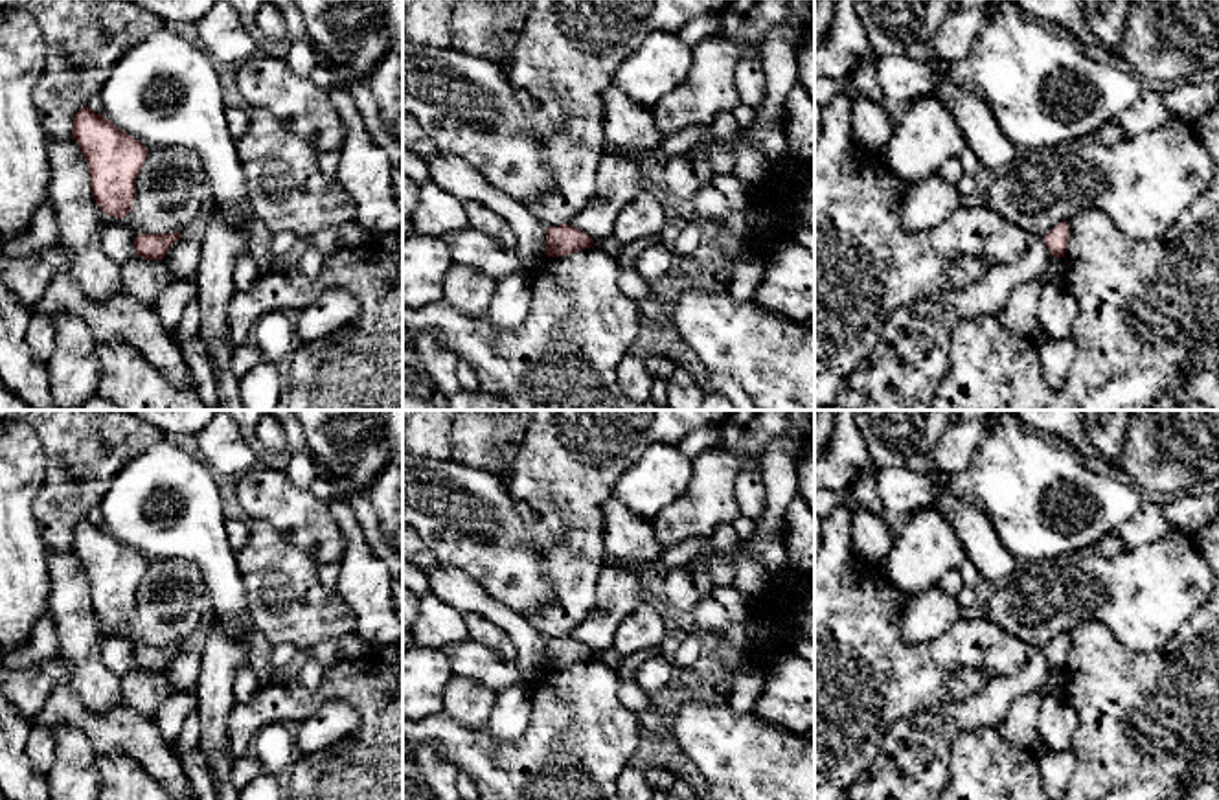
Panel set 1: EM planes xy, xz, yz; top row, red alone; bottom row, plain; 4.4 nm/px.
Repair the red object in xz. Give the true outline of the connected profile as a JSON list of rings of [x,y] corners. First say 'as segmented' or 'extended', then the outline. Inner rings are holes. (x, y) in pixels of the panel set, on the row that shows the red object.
as segmented; [[[568,224],[546,228],[546,256],[559,257],[590,248],[594,239]]]

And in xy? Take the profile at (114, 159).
as segmented; [[[88,107],[75,114],[72,138],[88,164],[96,204],[105,213],[123,219],[131,211],[136,177],[149,149]]]

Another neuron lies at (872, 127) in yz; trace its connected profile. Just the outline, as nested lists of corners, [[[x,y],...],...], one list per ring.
[[[870,97],[851,101],[851,132],[853,140],[866,149],[883,154],[894,132],[894,121],[884,107]]]

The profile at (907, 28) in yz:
[[[855,0],[873,51],[879,57],[910,57],[941,64],[932,40],[938,37],[954,0]]]

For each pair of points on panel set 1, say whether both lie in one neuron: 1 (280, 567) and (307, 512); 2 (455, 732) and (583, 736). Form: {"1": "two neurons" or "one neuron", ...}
{"1": "two neurons", "2": "one neuron"}

